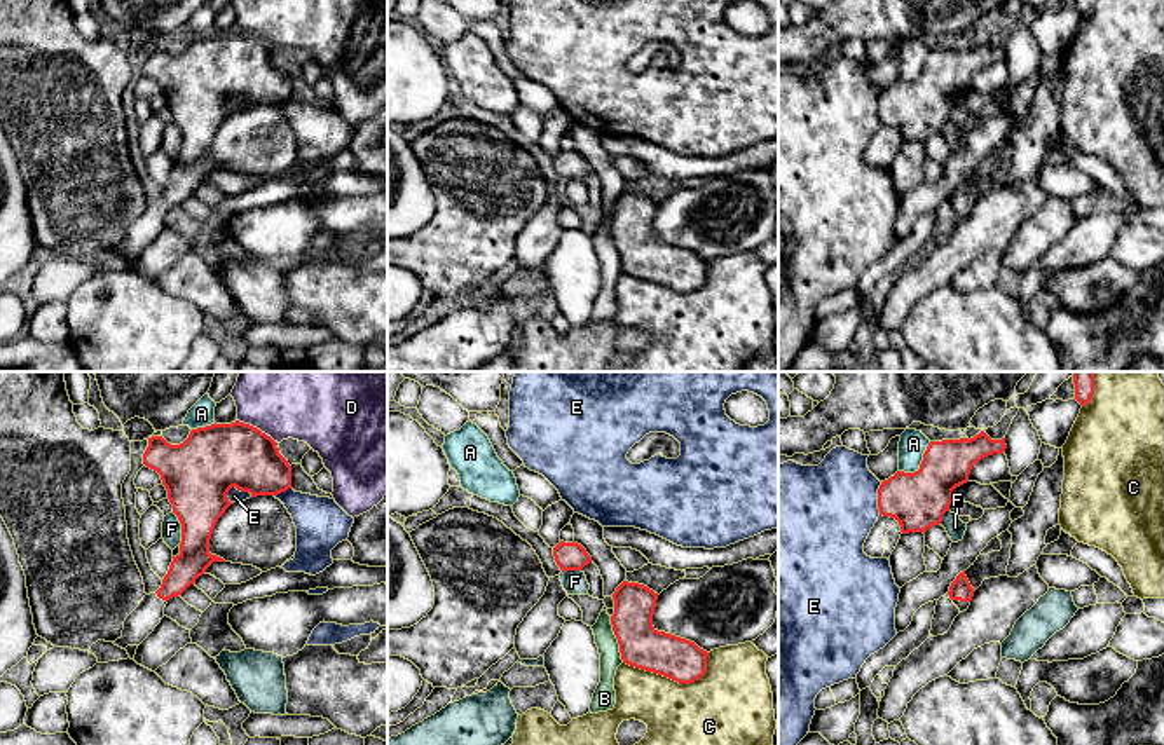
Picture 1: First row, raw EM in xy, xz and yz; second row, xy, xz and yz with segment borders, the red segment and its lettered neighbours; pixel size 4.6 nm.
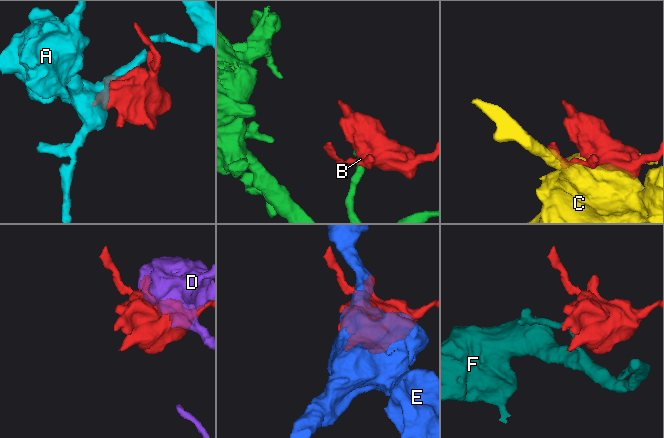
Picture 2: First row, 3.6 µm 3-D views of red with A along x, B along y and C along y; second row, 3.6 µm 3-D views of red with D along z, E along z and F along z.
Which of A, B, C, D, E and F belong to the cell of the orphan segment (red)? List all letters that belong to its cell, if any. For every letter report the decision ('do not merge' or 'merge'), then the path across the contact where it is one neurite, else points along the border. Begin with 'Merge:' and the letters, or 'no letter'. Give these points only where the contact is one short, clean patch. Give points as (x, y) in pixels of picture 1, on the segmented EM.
Merge: no letter
A: do not merge
B: do not merge
C: do not merge
D: do not merge
E: do not merge
F: do not merge | along xy (173, 512), (180, 524), (180, 545)

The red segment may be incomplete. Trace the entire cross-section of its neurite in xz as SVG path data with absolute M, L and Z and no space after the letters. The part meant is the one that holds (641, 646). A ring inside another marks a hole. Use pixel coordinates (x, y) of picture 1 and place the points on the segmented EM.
M623 581L613 593L613 600L611 625L623 663L679 684L691 684L705 675L707 651L653 626L658 593L644 584Z

